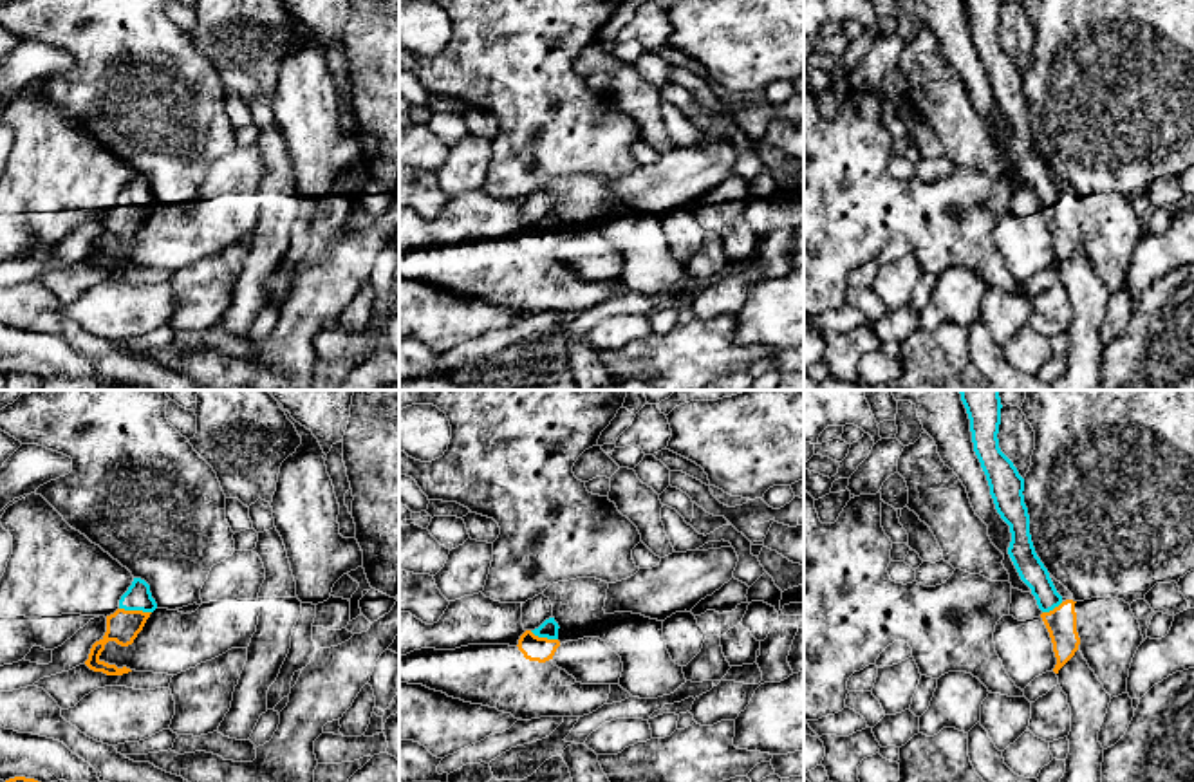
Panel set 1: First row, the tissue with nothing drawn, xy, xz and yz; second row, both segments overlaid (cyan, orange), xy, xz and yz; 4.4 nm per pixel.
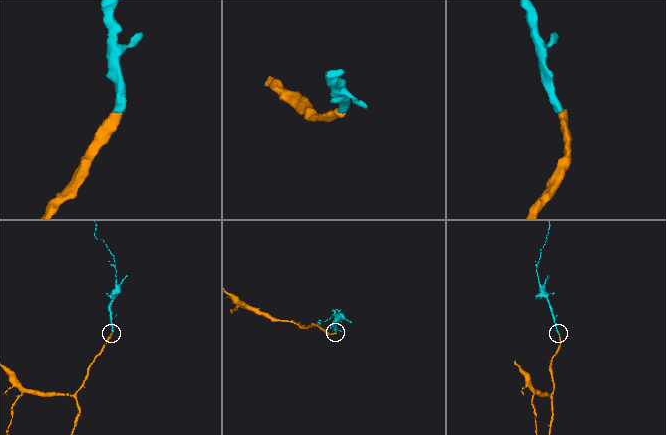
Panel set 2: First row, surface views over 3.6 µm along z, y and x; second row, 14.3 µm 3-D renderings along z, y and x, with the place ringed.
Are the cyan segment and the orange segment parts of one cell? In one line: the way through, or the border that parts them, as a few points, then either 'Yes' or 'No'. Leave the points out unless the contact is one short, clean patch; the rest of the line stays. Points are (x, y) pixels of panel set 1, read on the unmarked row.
Path across: xy (138, 192), (136, 204), (123, 221). Yes

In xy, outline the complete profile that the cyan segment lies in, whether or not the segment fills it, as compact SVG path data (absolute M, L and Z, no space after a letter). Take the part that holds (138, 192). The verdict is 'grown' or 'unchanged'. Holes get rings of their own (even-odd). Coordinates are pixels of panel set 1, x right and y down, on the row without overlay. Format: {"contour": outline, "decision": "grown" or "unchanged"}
{"contour": "M134 173L132 181L119 195L119 204L107 211L107 228L92 240L85 260L90 265L107 271L123 271L132 267L126 262L117 264L116 260L108 260L101 256L99 251L108 237L116 237L121 242L132 240L155 204L157 199L152 193L150 181L141 173Z", "decision": "grown"}

